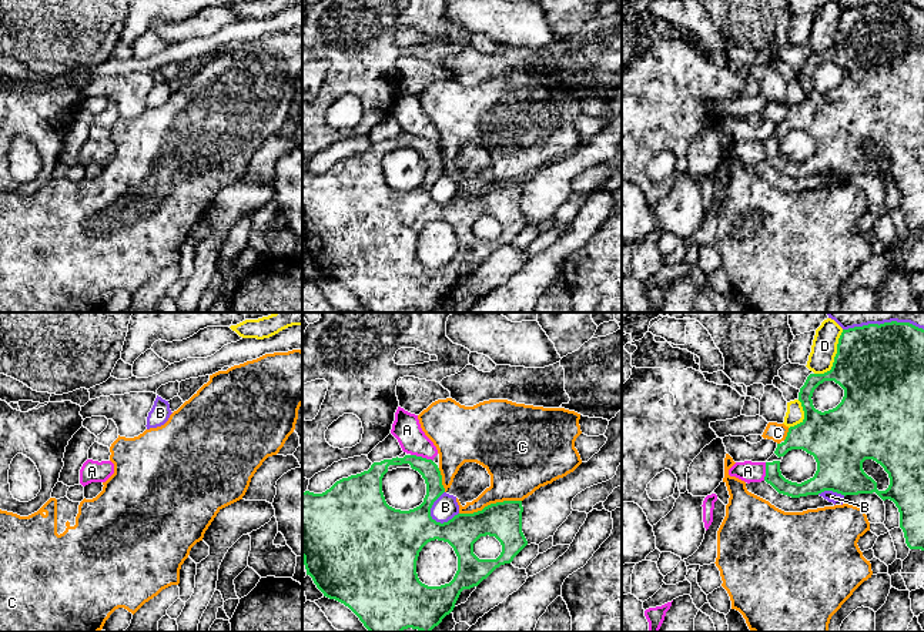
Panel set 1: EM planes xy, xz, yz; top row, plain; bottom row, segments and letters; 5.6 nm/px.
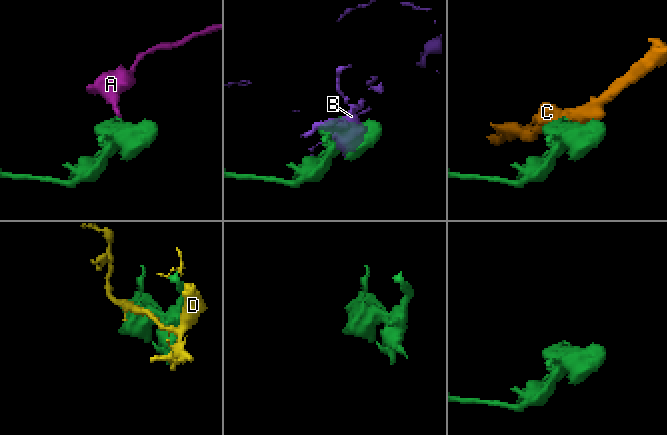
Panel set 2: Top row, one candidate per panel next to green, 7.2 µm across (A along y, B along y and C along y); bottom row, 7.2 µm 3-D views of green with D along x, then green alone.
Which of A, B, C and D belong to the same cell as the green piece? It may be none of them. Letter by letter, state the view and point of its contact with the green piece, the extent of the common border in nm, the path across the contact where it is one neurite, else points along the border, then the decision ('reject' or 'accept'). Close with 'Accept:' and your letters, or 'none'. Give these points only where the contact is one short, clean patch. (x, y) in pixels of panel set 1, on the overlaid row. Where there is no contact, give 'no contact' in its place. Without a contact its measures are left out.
A: contact xz (421, 457); length 130 nm; border xz (411, 454), (432, 461); reject
B: contact xz (431, 507); length 190 nm; reject
C: contact xz (491, 504); length 360 nm; reject
D: contact yz (834, 357); length 300 nm; reject
Accept: none

